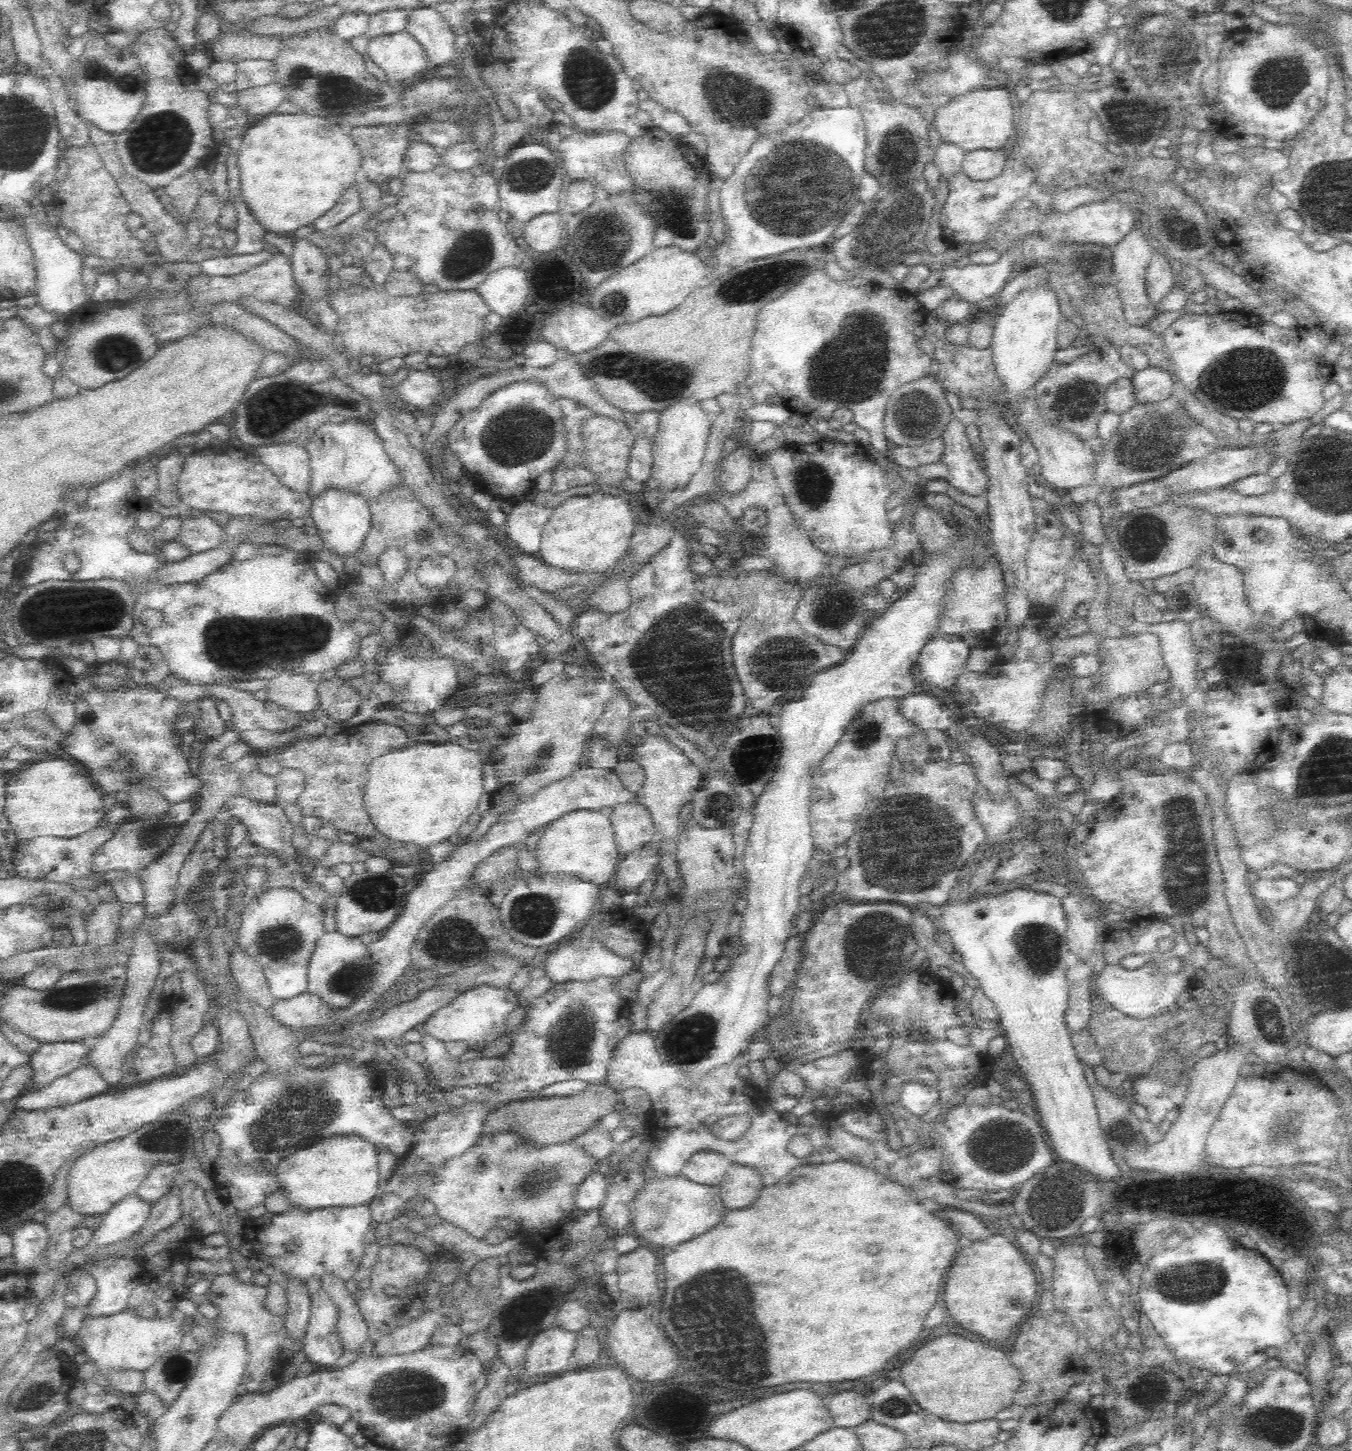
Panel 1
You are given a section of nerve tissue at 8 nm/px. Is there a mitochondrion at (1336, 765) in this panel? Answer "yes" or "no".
yes

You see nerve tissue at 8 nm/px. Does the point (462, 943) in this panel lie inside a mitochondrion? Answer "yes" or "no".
yes

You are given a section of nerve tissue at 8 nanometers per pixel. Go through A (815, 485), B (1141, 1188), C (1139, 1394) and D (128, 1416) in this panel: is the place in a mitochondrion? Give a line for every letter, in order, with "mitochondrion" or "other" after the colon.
A: mitochondrion
B: other
C: other
D: other

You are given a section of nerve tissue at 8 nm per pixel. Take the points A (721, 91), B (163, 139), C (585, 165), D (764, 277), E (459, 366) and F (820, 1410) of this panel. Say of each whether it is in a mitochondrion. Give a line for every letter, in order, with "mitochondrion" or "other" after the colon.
A: mitochondrion
B: mitochondrion
C: other
D: mitochondrion
E: other
F: other

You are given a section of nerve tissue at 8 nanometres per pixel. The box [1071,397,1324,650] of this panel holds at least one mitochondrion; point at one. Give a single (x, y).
(1146, 446)

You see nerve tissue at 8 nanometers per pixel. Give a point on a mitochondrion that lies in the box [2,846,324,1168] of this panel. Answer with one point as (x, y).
(71, 997)

